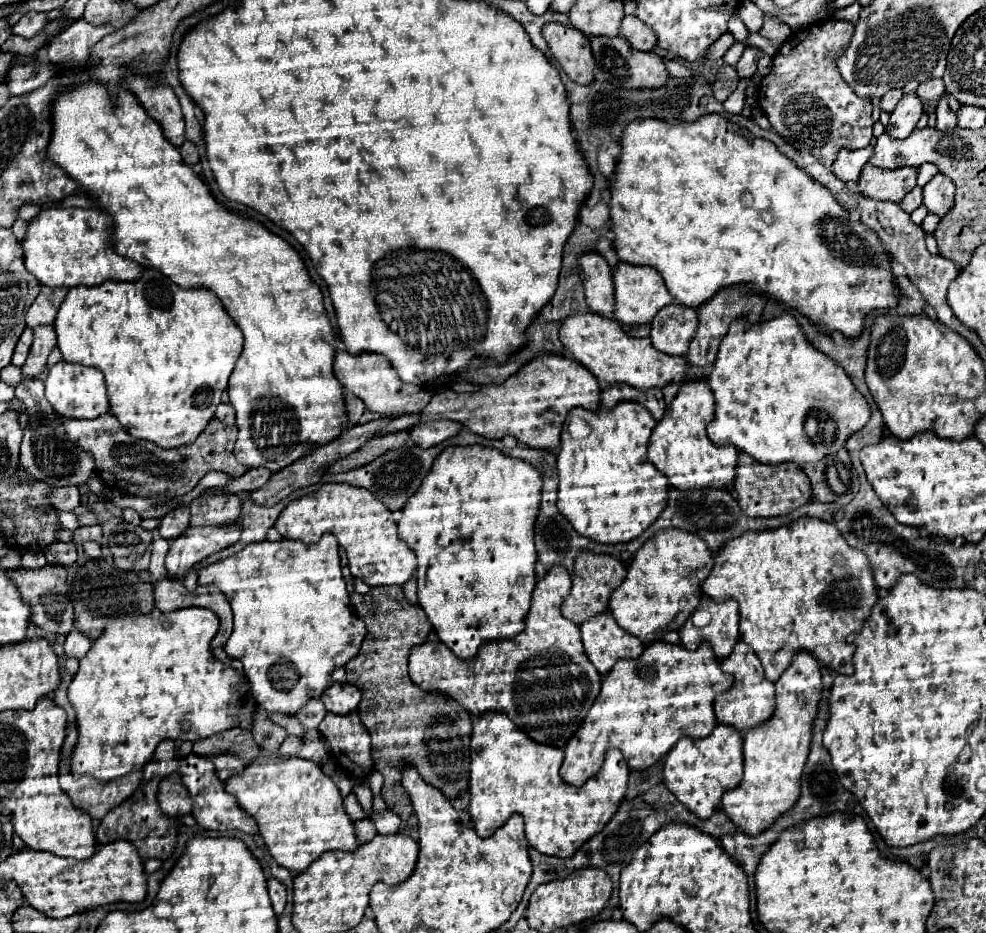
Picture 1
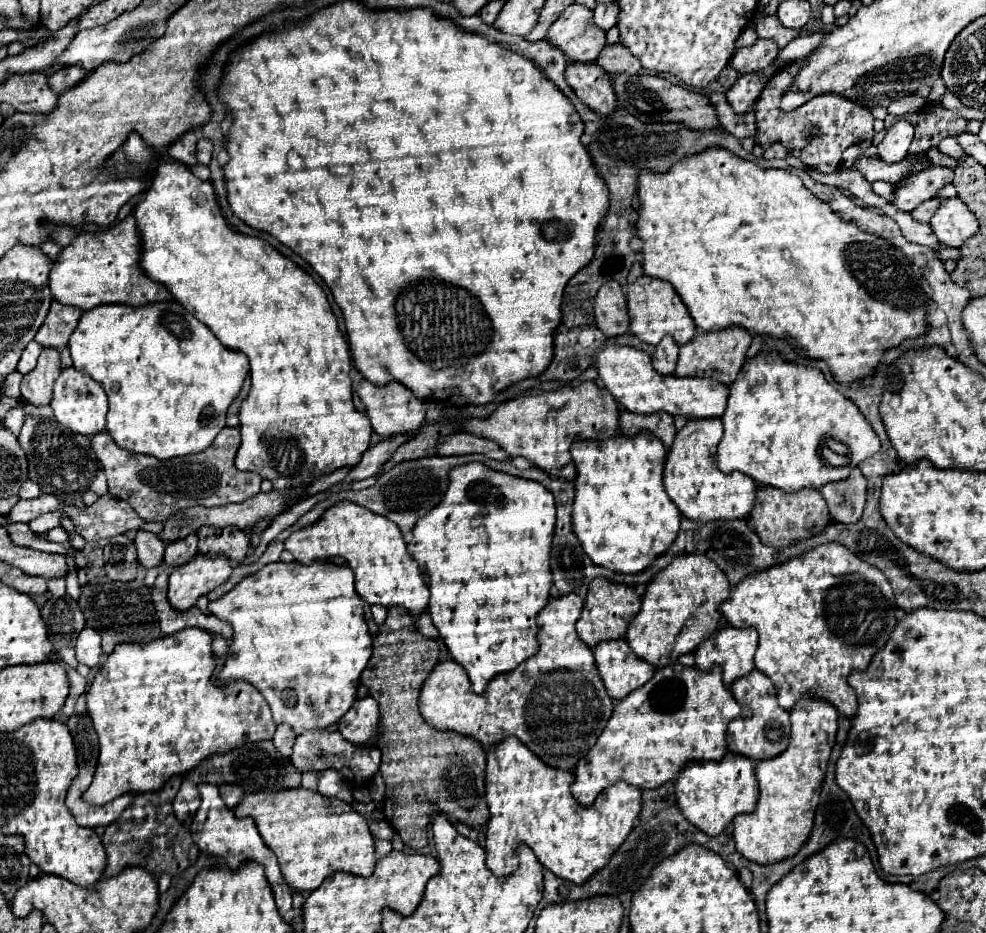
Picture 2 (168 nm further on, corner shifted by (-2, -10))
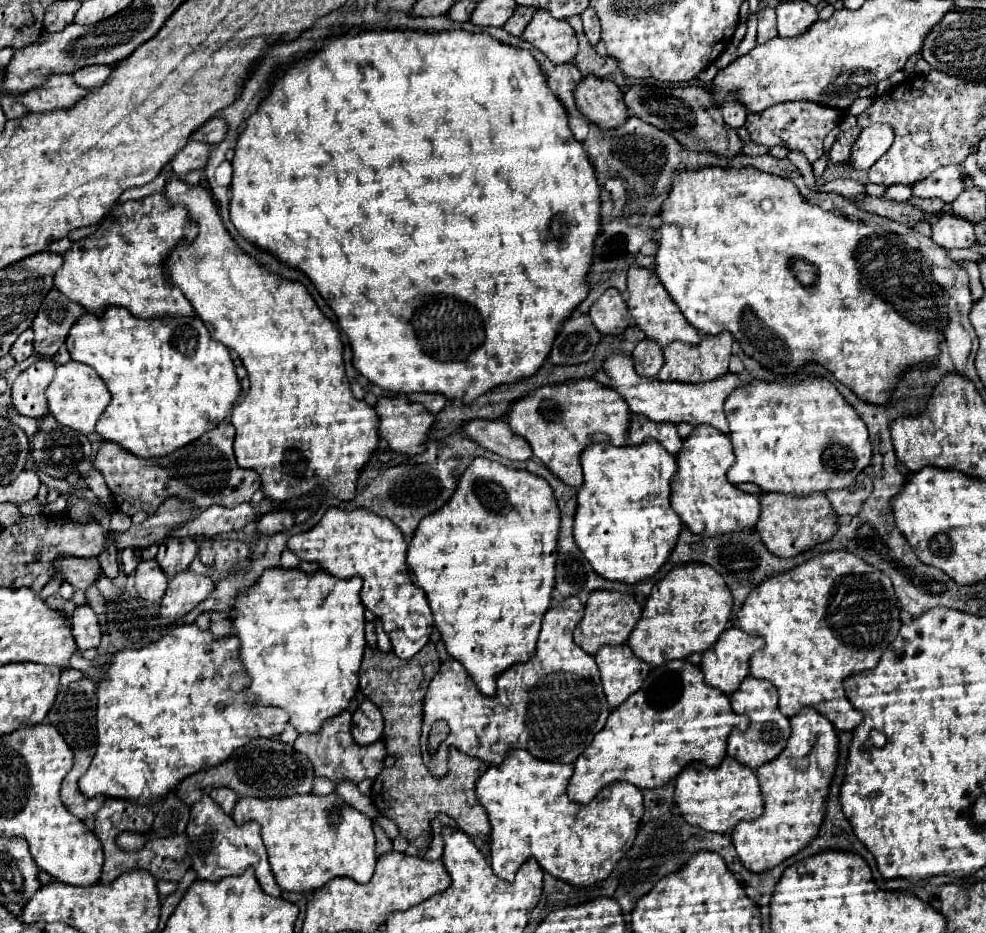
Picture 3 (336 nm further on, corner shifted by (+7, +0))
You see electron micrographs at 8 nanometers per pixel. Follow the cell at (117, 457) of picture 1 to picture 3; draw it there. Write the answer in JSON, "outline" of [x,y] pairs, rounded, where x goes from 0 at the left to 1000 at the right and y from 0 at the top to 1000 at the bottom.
{"outline":[[[231,452],[166,491],[132,489],[132,484],[126,484],[120,476],[103,474],[95,502],[103,506],[120,547],[130,553],[136,553],[138,549],[156,551],[170,534],[191,536],[203,549],[215,540],[237,544],[256,536],[256,529],[264,523],[264,510],[239,497],[235,474],[237,457]]]}

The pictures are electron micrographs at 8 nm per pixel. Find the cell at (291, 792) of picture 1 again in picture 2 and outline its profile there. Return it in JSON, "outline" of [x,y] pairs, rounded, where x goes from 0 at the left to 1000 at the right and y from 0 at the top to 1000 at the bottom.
{"outline":[[[303,842],[281,849],[248,851],[236,870],[242,877],[255,875],[259,879],[267,902],[283,922],[289,945],[301,956],[315,956],[324,952],[326,945],[342,932],[362,939],[376,939],[376,932],[380,930],[380,900],[372,881],[344,855],[332,855]]]}

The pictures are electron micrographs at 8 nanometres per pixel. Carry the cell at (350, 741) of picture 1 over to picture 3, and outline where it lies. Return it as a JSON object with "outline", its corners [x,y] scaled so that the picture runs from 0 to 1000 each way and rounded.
{"outline":[[[347,763],[345,767],[333,772],[323,787],[304,787],[302,793],[298,795],[298,802],[306,806],[308,810],[314,812],[320,832],[333,834],[337,838],[367,838],[371,834],[381,834],[387,823],[389,823],[389,812],[391,812],[391,797],[383,793],[381,797],[375,800],[365,800],[359,795],[355,787],[355,763]]]}

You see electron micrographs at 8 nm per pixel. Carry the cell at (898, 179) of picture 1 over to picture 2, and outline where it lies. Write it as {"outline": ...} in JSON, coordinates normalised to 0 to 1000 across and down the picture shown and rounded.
{"outline":[[[942,178],[940,182],[934,182],[932,186],[926,186],[920,191],[920,195],[914,195],[906,204],[904,219],[916,227],[924,227],[934,217],[944,214],[950,204],[956,197],[962,197],[967,193],[967,182],[958,178]]]}

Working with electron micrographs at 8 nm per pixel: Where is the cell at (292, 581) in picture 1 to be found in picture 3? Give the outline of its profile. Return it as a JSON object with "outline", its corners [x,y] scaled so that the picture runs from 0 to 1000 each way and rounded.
{"outline":[[[270,611],[268,617],[262,622],[262,626],[258,630],[254,630],[249,637],[241,639],[241,645],[235,654],[235,667],[239,673],[239,682],[245,688],[243,695],[243,707],[252,720],[252,725],[256,727],[256,735],[252,737],[254,744],[262,746],[262,755],[268,757],[282,757],[286,761],[290,761],[294,765],[294,776],[302,782],[302,785],[314,785],[320,787],[325,785],[327,776],[339,767],[343,767],[345,763],[349,763],[357,748],[361,746],[363,740],[363,720],[365,720],[365,712],[367,712],[367,703],[369,703],[369,695],[371,695],[371,686],[369,686],[369,650],[365,645],[365,630],[367,630],[367,622],[357,620],[357,622],[347,622],[347,620],[339,620],[329,611],[323,611],[318,615],[310,615],[306,611]]]}

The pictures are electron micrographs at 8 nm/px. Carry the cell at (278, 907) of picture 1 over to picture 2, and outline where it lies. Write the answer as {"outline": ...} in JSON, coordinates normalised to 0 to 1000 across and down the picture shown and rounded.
{"outline":[[[202,840],[202,851],[204,851],[204,864],[196,877],[194,883],[194,894],[196,894],[196,902],[218,917],[228,920],[230,928],[242,928],[242,924],[248,922],[259,922],[261,926],[267,926],[269,930],[269,939],[273,943],[273,950],[277,954],[279,967],[281,967],[281,975],[285,982],[289,982],[295,975],[295,952],[291,950],[291,945],[285,939],[283,926],[279,915],[269,907],[267,898],[263,896],[263,890],[259,885],[259,881],[255,877],[240,877],[236,872],[234,866],[228,864],[228,860],[222,853],[222,845],[218,840]]]}

